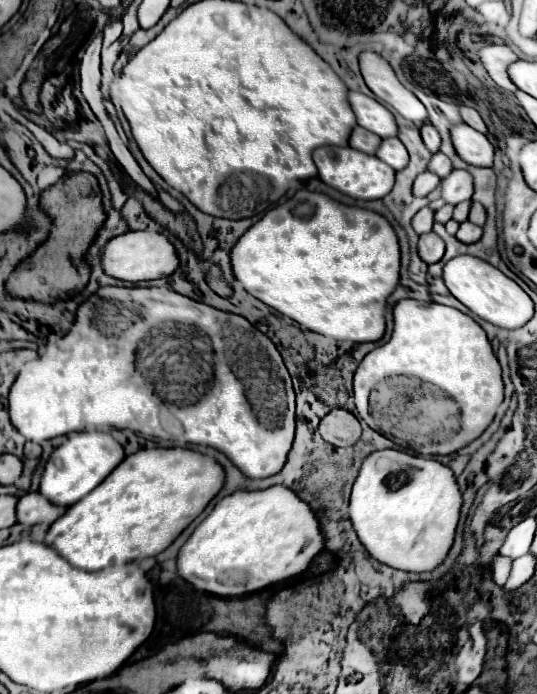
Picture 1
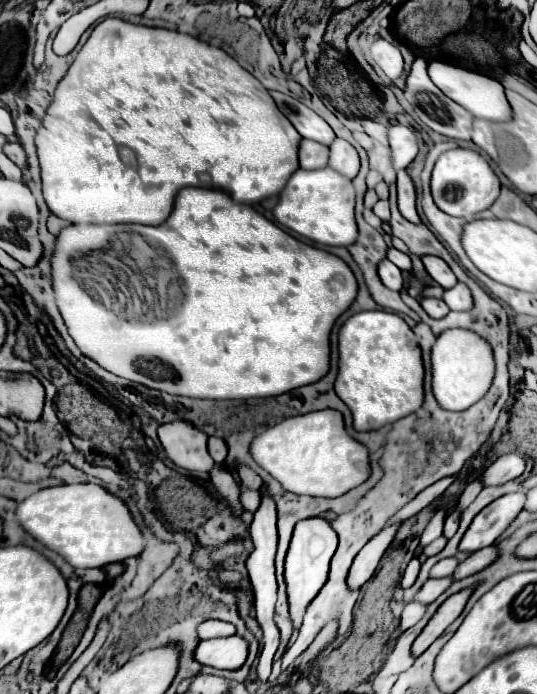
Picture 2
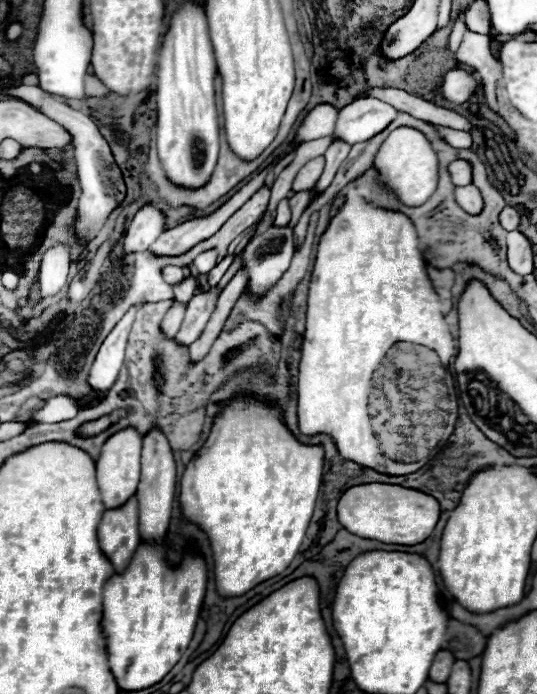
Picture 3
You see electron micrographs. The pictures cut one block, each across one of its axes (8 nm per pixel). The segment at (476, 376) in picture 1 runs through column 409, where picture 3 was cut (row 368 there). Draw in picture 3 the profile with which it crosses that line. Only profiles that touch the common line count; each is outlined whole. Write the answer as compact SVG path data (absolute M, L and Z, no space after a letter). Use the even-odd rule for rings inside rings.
M352 190L338 214L328 222L318 242L318 254L308 288L306 332L302 342L302 360L298 374L298 426L306 436L326 432L334 438L340 456L356 464L374 468L382 474L402 476L416 472L424 464L394 462L380 452L380 444L372 434L368 414L368 394L372 372L394 342L412 342L434 350L442 364L452 366L456 358L456 342L448 330L440 310L438 294L426 274L424 258L418 246L418 234L412 220L394 210L386 210L366 200L360 190Z

